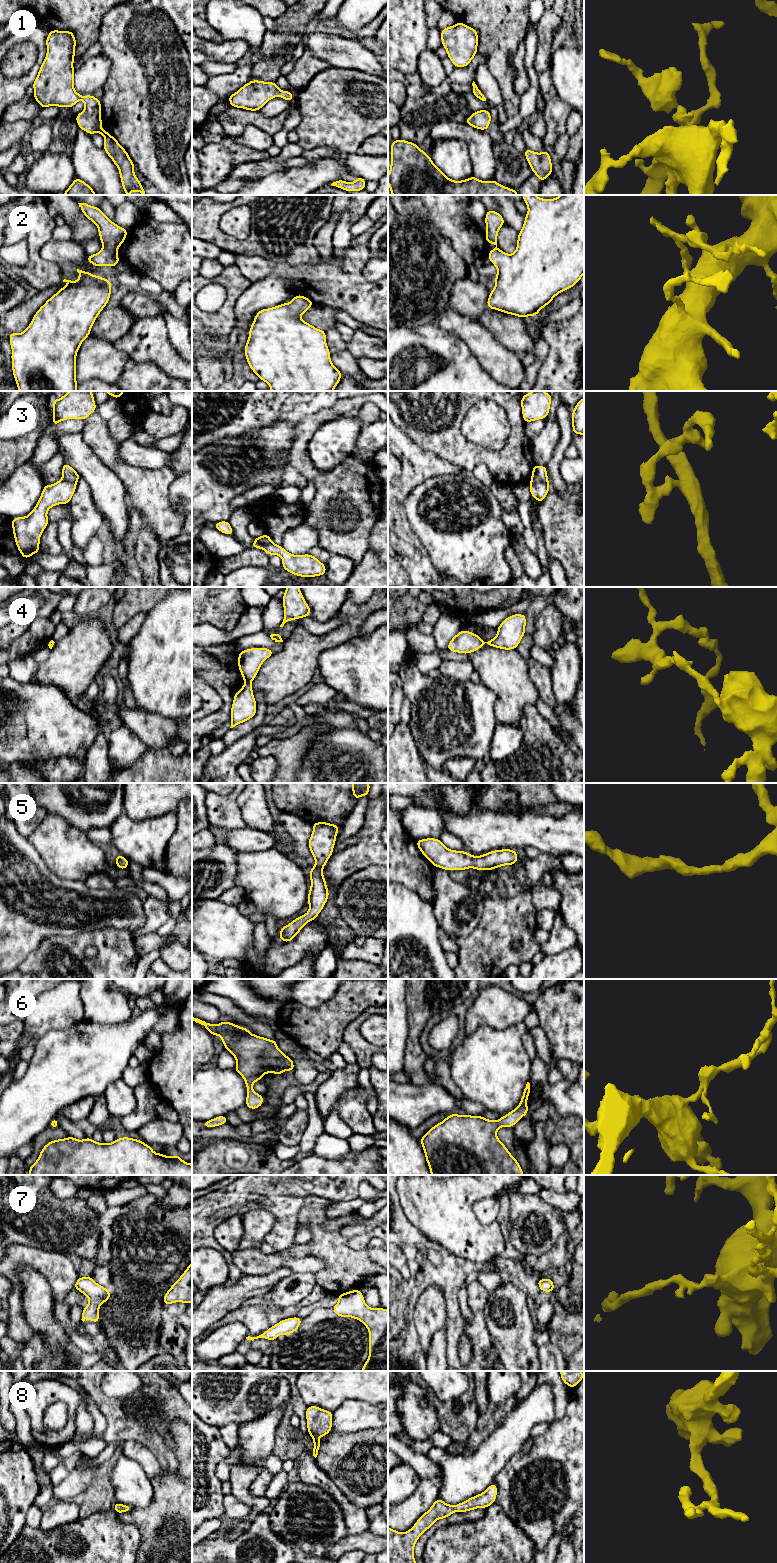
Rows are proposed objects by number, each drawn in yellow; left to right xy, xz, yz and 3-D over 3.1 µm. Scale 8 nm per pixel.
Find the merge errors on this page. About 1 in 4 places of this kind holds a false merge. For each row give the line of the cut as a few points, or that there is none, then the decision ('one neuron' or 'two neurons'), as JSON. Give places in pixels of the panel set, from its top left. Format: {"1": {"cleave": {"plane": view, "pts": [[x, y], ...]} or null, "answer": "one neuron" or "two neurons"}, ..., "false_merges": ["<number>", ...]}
{"1": {"cleave": null, "answer": "one neuron"}, "2": {"cleave": null, "answer": "one neuron"}, "3": {"cleave": {"plane": "yz", "pts": [[531, 479], [547, 484]]}, "answer": "two neurons"}, "4": {"cleave": {"plane": "xz", "pts": [[245, 682], [250, 683]]}, "answer": "two neurons"}, "5": {"cleave": null, "answer": "one neuron"}, "6": {"cleave": null, "answer": "one neuron"}, "7": {"cleave": null, "answer": "one neuron"}, "8": {"cleave": null, "answer": "one neuron"}, "false_merges": ["3", "4"]}

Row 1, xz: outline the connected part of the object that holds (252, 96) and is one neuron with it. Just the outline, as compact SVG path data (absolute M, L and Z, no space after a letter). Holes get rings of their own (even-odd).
M252 80L229 96L230 106L250 111L260 110L269 100L281 97L291 103L293 94L281 91L275 82Z

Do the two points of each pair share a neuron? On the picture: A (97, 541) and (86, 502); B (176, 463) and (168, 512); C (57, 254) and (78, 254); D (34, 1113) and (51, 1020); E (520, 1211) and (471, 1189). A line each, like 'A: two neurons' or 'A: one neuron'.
A: two neurons
B: two neurons
C: one neuron
D: two neurons
E: two neurons

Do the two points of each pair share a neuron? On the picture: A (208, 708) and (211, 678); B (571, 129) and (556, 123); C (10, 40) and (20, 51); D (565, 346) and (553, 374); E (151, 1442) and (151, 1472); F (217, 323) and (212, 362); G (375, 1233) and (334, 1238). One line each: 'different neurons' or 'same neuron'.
A: different neurons
B: different neurons
C: different neurons
D: same neuron
E: different neurons
F: different neurons
G: different neurons

